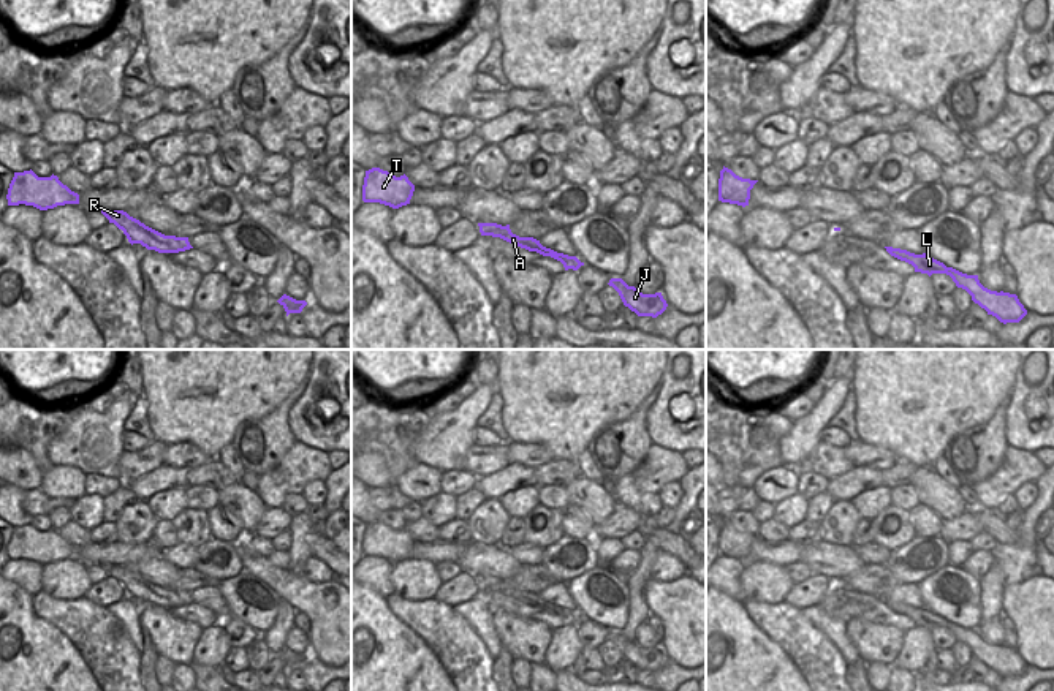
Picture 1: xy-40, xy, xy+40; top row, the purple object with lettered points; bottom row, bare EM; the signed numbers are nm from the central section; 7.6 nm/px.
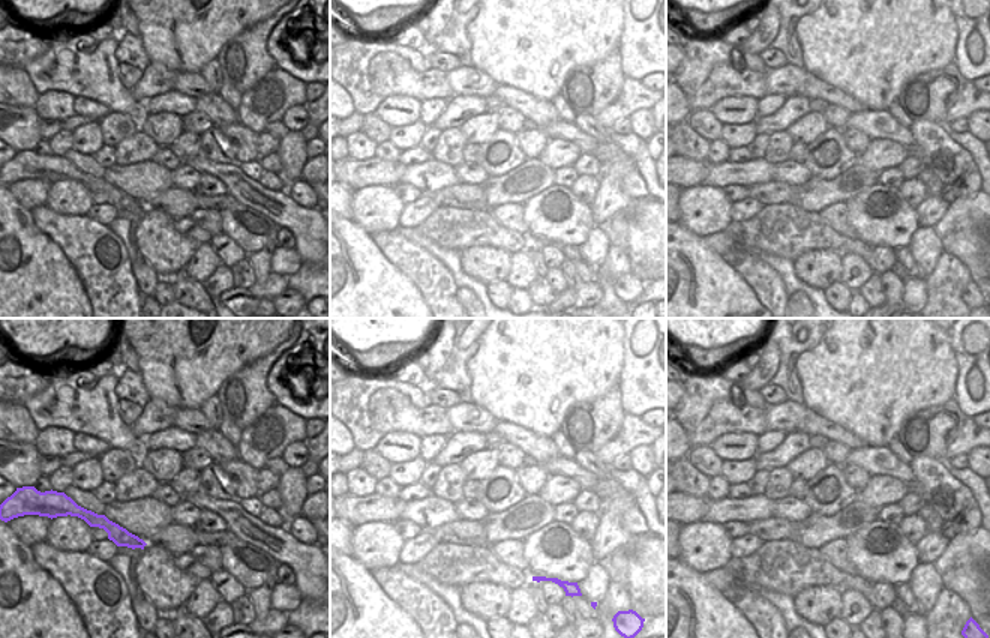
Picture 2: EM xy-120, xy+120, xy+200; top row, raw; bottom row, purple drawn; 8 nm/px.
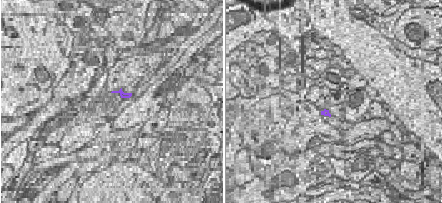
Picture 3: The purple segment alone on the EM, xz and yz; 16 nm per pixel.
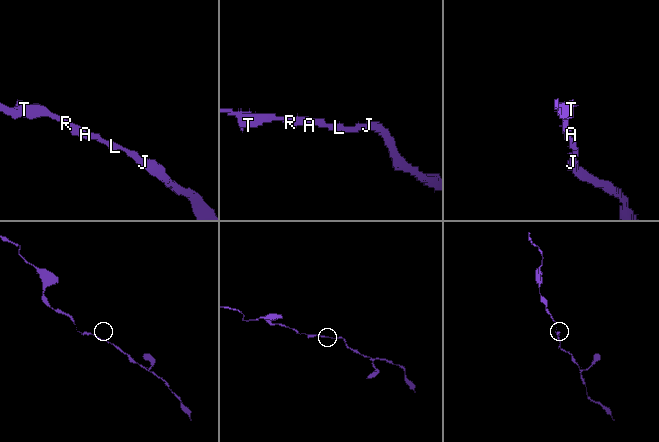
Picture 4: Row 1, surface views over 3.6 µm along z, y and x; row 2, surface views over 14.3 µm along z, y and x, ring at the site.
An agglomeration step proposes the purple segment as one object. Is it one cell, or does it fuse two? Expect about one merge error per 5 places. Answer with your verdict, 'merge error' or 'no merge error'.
no merge error

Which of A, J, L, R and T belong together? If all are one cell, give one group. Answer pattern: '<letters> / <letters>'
A J L R T

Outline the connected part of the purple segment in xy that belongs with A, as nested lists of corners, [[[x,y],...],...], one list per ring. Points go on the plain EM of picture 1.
[[[478,577],[481,590],[492,590],[492,591],[500,591],[510,598],[514,598],[521,602],[525,602],[529,606],[536,606],[543,610],[551,610],[557,615],[560,615],[565,621],[565,625],[573,623],[578,625],[584,617],[581,617],[576,610],[568,610],[563,607],[557,607],[551,602],[546,602],[540,598],[540,595],[533,591],[519,591],[511,587],[510,579],[502,580],[497,577]]]

